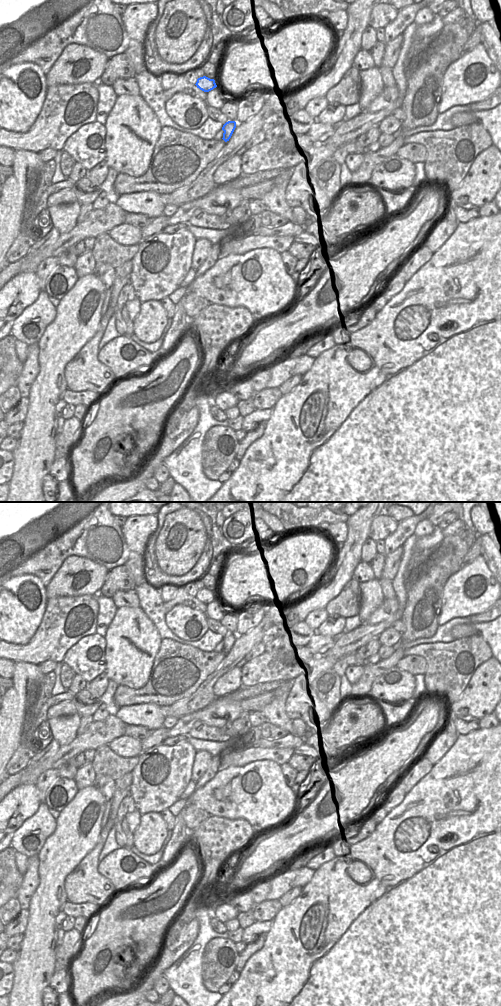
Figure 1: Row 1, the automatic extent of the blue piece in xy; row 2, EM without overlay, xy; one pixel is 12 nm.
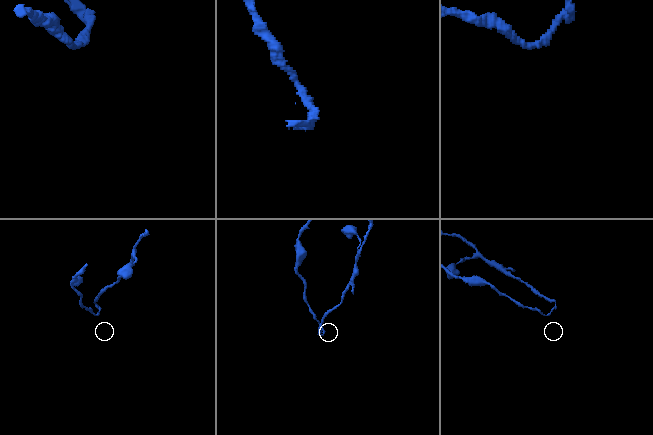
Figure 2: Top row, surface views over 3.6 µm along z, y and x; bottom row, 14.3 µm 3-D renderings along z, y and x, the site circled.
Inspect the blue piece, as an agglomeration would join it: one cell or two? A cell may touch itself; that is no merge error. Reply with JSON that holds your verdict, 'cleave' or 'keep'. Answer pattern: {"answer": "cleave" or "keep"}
{"answer": "cleave"}

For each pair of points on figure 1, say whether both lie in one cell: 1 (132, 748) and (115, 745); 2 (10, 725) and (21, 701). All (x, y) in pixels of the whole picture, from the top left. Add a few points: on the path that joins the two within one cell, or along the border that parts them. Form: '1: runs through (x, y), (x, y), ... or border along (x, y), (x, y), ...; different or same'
1: runs through (128, 747), (119, 746); same
2: runs through (16, 719), (20, 707); same

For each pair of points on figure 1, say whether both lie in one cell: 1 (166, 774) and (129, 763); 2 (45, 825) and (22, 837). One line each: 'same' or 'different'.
1: different
2: same

